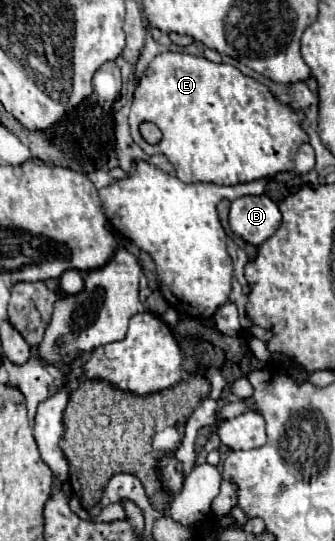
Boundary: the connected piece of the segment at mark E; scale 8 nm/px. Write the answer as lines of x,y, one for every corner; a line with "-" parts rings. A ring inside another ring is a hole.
172,51
156,55
142,73
138,87
134,91
128,121
136,145
140,145
140,149
148,157
164,155
172,163
176,177
184,183
238,185
256,179
268,179
282,171
290,171
294,167
294,155
298,147
308,143
308,135
300,127
304,121
304,113
280,103
266,85
244,75
234,65
214,63
206,57
-
142,121
158,125
164,135
164,143
148,145
138,131
138,125

